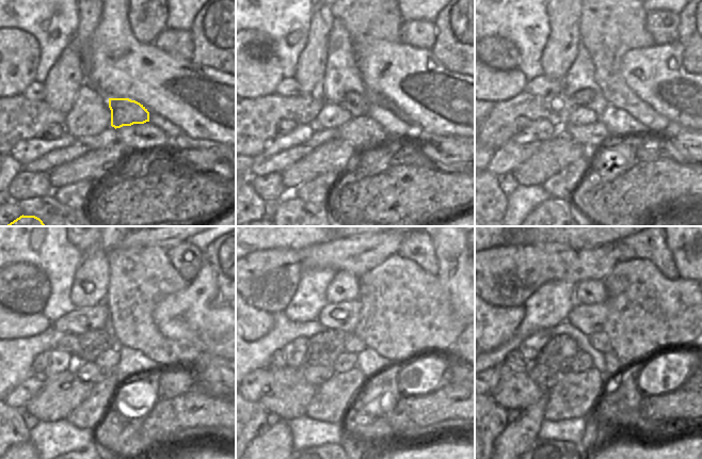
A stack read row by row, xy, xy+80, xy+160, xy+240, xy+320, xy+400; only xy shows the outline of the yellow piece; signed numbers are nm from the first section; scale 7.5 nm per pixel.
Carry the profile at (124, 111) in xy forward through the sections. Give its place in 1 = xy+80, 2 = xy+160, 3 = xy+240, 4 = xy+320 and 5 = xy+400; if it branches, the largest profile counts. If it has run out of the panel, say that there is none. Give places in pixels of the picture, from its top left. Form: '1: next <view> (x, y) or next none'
1: next xy+80 (357, 105)
2: next xy+160 (595, 101)
3: next xy+240 (91, 344)
4: next xy+320 (323, 348)
5: next xy+400 (559, 352)

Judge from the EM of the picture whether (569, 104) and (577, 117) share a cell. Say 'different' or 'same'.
different

